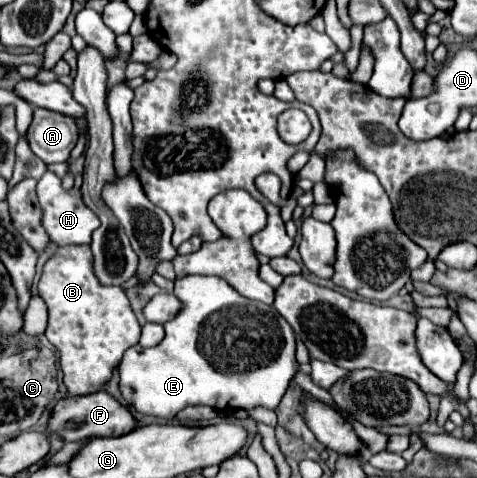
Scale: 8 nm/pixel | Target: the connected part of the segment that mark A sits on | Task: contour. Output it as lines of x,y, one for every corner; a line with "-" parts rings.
34,108
34,120
28,128
28,144
38,158
46,164
66,162
76,140
78,130
73,117

